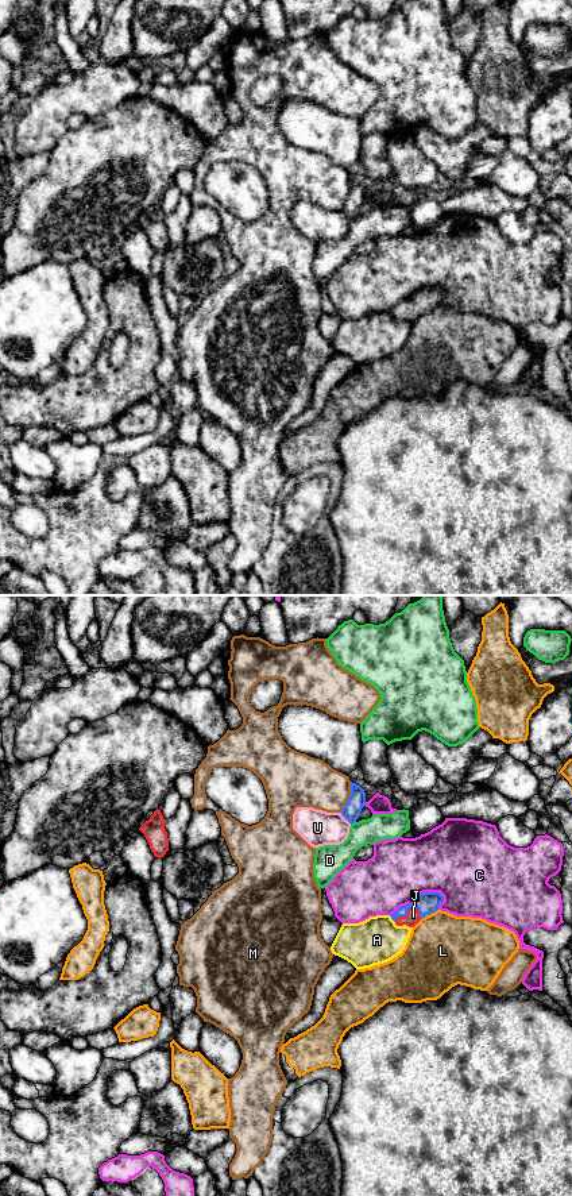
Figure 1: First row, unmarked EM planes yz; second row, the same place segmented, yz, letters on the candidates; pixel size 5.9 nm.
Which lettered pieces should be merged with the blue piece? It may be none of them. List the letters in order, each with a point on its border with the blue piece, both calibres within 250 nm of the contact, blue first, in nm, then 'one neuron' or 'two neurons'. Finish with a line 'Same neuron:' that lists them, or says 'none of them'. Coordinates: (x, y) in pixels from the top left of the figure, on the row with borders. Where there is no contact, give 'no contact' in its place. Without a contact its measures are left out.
A: yz (391, 918) | 130/280 nm | two neurons
C: yz (417, 896) | 130/380 nm | two neurons
D: yz (352, 822) | 110/170 nm | two neurons
J: yz (408, 909) | 130/80 nm | one neuron
L: yz (429, 914) | 130/440 nm | two neurons
M: yz (350, 797) | 110/280 nm | two neurons
U: yz (346, 818) | 110/220 nm | two neurons
Same neuron: J

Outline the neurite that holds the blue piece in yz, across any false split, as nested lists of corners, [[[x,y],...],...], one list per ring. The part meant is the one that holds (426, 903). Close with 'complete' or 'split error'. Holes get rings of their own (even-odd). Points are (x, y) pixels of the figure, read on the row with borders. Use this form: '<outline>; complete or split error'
[[[424,892],[390,917],[397,926],[414,927],[422,918],[436,913],[442,902],[444,896],[440,892]]]; split error

